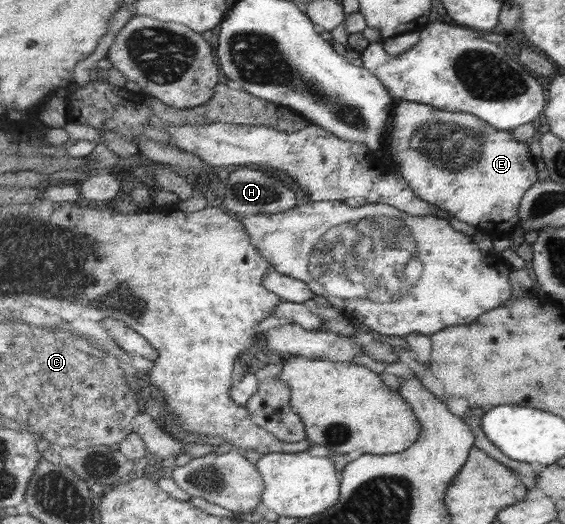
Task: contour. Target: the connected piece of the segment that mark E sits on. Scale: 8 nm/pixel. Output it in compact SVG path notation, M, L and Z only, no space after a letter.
M399 101L395 110L392 112L392 124L391 126L388 125L388 139L386 145L388 145L388 152L390 152L392 158L390 165L393 165L398 169L400 174L410 183L414 192L422 200L438 206L441 210L453 214L456 219L466 222L475 227L476 230L488 234L496 232L496 230L509 233L513 228L517 227L519 222L519 208L522 199L530 188L539 181L538 167L536 167L535 160L530 156L530 148L528 148L528 144L516 140L512 131L494 128L485 120L482 120L478 116L474 116L470 112L448 112L447 109L436 108L429 104L420 104L414 101Z

